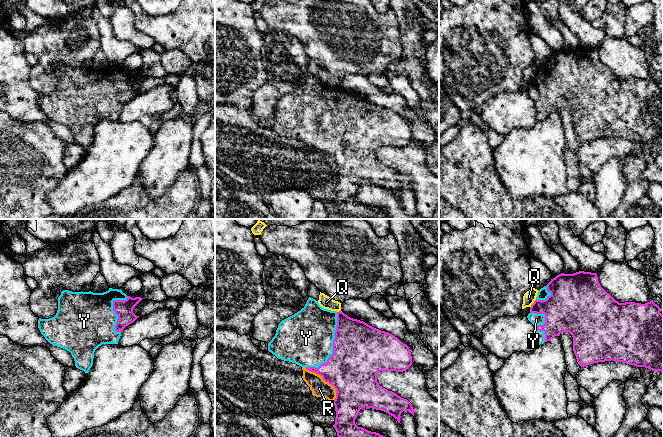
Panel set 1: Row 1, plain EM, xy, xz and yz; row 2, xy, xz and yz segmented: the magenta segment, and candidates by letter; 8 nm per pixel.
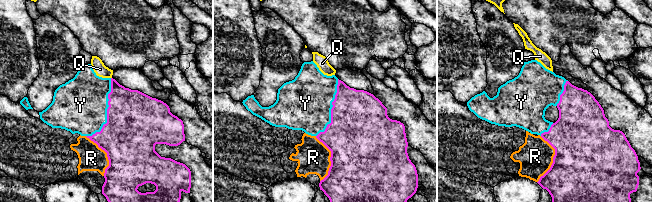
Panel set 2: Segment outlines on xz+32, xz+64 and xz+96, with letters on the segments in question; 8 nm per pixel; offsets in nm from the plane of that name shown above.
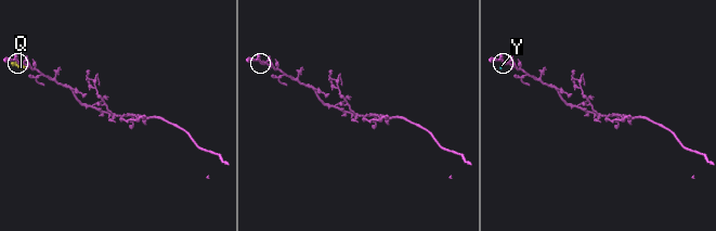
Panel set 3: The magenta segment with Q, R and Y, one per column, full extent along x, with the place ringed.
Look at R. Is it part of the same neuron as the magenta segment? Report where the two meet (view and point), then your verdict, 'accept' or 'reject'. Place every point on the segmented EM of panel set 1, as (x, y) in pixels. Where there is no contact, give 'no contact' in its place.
meets magenta in xz at (326, 381); reject

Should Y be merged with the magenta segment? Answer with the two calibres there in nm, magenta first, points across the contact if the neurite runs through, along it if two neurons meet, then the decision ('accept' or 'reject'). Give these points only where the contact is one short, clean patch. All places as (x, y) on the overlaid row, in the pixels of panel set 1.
440 nm thick on the magenta side, 440 nm on the other; accept

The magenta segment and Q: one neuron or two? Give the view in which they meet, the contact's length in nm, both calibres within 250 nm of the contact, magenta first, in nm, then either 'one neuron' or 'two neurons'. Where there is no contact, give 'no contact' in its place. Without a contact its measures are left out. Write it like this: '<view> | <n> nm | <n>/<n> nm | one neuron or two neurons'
yz | 90 nm | 320/100 nm | two neurons

